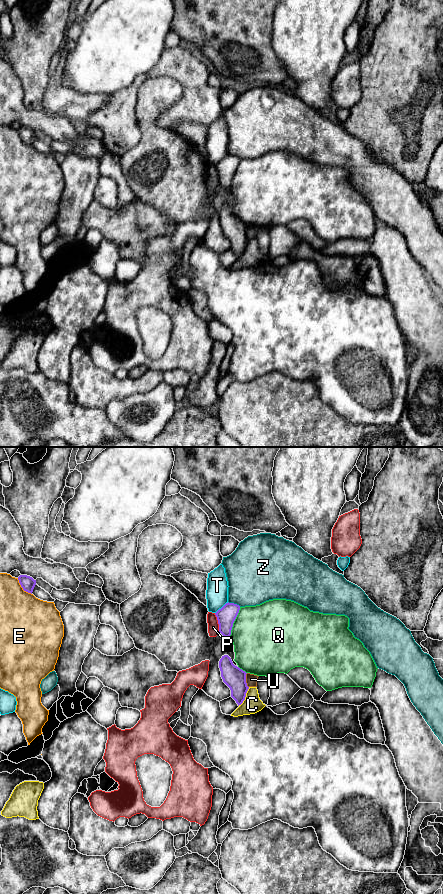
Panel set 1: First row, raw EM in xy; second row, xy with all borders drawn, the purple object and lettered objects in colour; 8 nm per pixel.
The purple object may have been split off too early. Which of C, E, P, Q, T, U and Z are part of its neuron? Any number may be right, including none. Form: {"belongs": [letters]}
{"belongs": []}

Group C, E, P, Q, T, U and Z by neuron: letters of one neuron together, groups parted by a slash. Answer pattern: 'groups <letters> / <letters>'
groups C / E / P / Q / T / U / Z

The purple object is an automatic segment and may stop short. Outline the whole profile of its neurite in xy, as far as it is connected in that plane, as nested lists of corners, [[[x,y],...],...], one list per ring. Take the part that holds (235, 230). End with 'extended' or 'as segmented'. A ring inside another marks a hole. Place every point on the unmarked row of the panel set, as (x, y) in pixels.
[[[228,207],[222,208],[219,220],[223,234],[230,240],[231,249],[241,257],[249,241],[246,235],[246,224],[235,218]]]; as segmented

